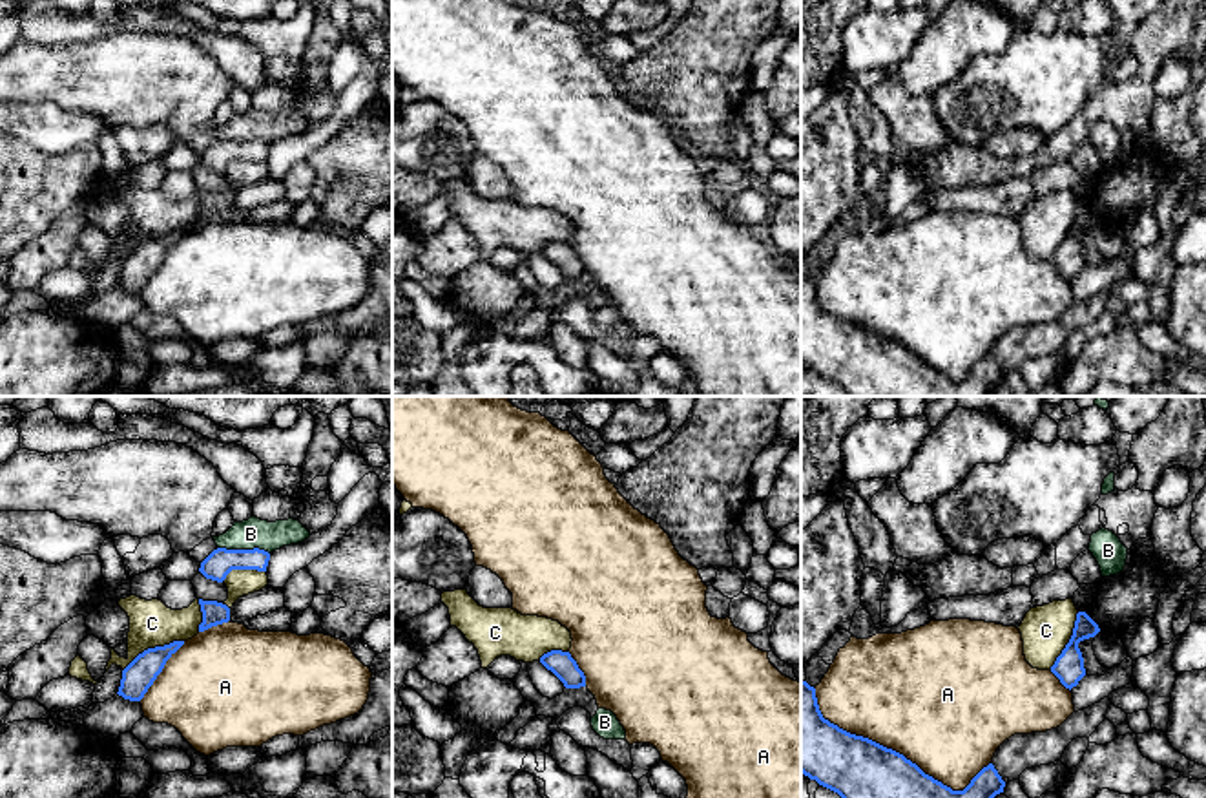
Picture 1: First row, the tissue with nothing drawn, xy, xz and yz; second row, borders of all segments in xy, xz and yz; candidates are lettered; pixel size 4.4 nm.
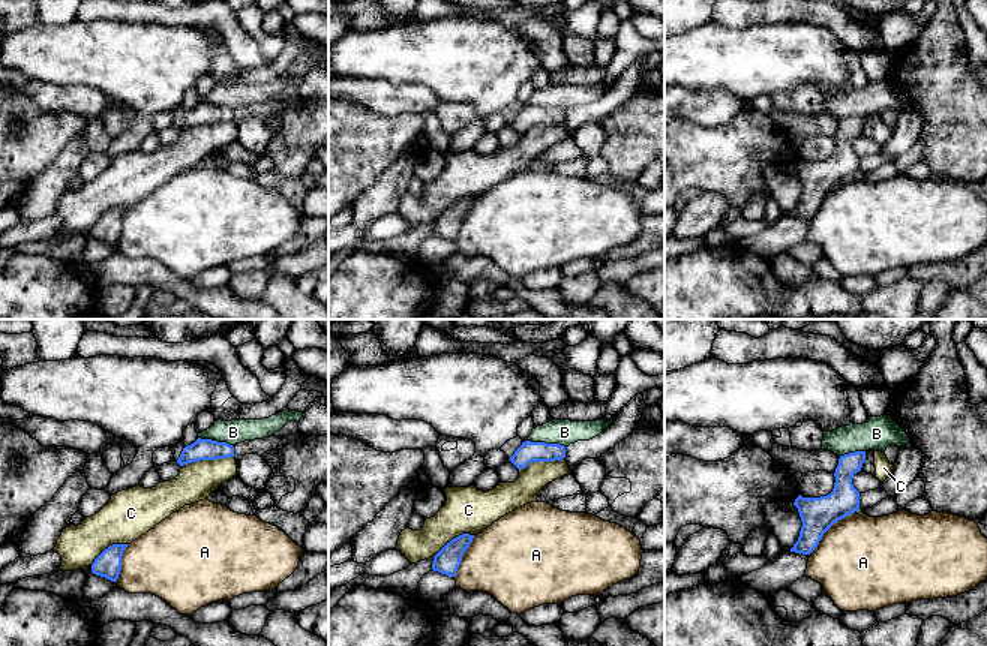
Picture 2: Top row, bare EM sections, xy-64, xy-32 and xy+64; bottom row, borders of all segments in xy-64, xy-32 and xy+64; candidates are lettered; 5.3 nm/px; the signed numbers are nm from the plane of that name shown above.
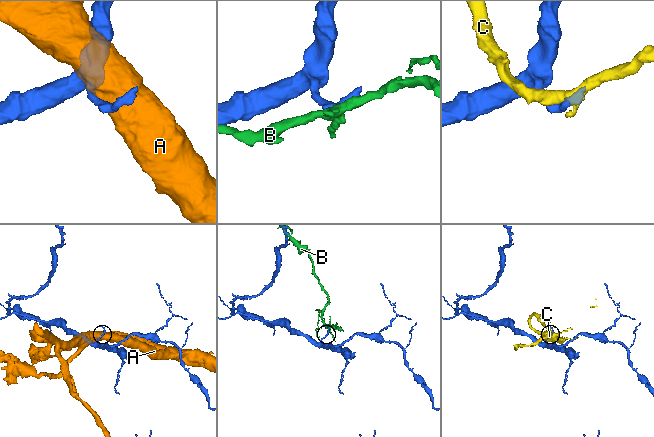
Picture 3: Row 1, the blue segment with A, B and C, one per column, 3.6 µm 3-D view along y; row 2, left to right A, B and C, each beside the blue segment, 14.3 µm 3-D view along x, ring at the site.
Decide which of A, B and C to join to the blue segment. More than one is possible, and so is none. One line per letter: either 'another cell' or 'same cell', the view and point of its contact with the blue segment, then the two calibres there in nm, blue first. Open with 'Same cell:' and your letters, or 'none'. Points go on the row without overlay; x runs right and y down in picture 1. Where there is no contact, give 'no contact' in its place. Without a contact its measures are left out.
Same cell: none
A: another cell | yz (891, 340) | 400/500 nm
B: another cell | xy (243, 141) | 120/130 nm
C: another cell | xy (152, 240) | 140/200 nm

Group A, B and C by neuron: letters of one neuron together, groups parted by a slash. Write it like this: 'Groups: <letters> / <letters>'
Groups: A / B / C

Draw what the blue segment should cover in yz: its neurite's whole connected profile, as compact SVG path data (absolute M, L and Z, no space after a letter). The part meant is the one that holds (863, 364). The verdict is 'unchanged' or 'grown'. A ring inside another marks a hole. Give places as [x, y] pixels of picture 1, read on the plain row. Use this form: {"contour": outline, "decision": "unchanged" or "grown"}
{"contour": "M801 272L801 363L837 383L848 396L989 396L1005 378L994 356L989 354L963 382L952 382L903 345L825 310L816 279L806 272Z", "decision": "unchanged"}

